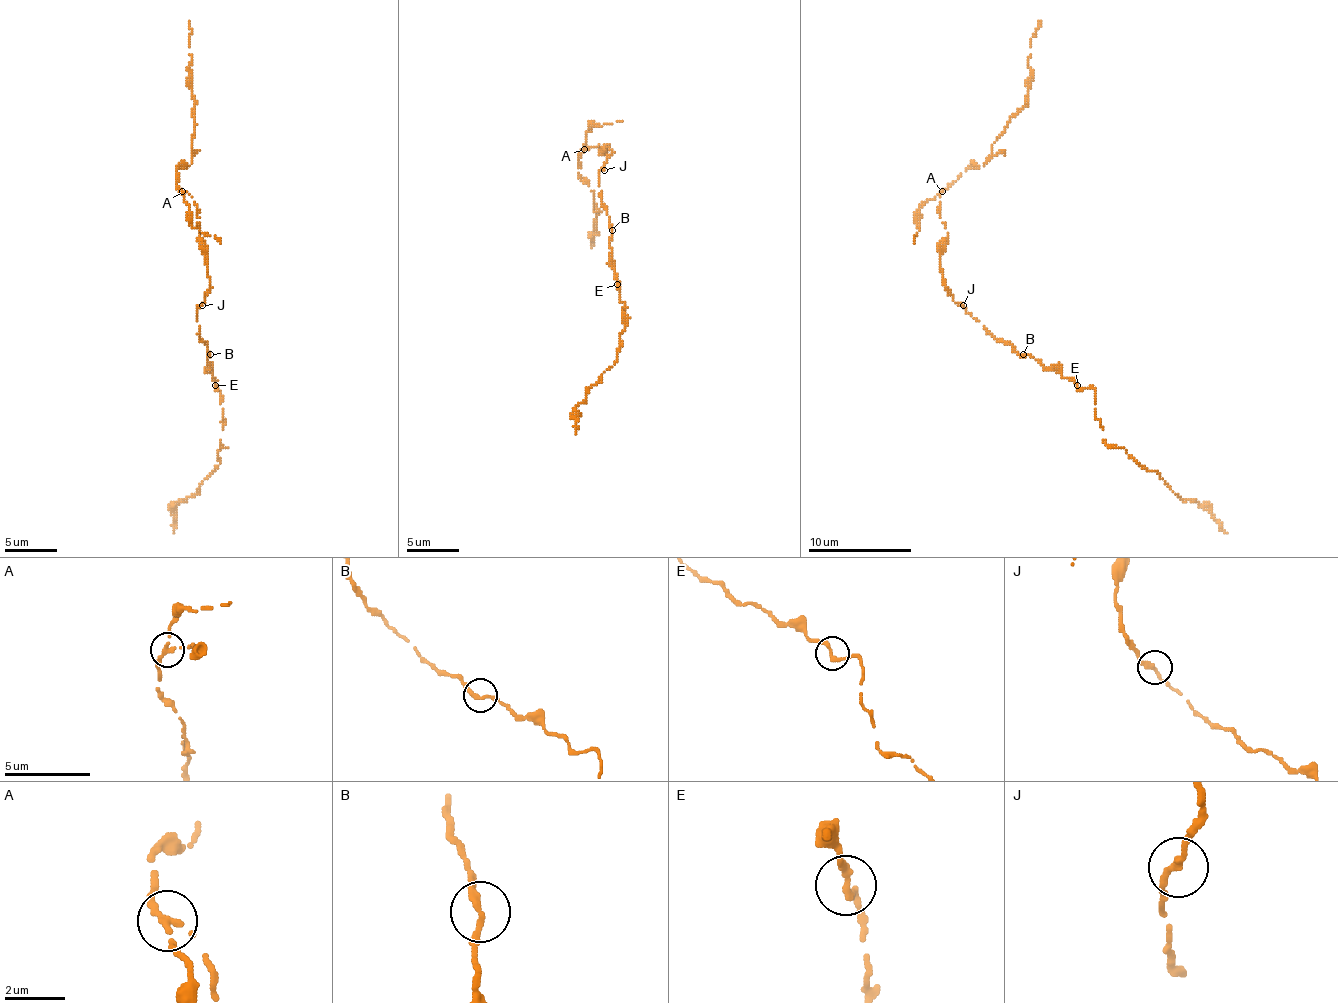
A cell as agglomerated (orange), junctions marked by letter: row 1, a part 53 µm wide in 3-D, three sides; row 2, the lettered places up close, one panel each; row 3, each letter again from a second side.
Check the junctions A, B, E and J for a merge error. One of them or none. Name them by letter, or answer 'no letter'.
A

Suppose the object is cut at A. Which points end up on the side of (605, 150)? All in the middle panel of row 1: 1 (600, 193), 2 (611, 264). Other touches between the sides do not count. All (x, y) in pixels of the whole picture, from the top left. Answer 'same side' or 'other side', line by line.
1: same side
2: same side

